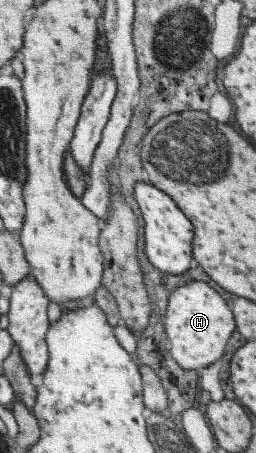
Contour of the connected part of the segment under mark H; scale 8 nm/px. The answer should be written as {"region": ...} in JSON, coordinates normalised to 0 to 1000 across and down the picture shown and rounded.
{"region":[[[746,620],[660,647],[645,687],[645,740],[660,753],[660,775],[699,810],[785,815],[824,806],[871,784],[879,757],[910,735],[910,700],[895,678],[871,669],[855,647],[840,647],[793,620]]]}

